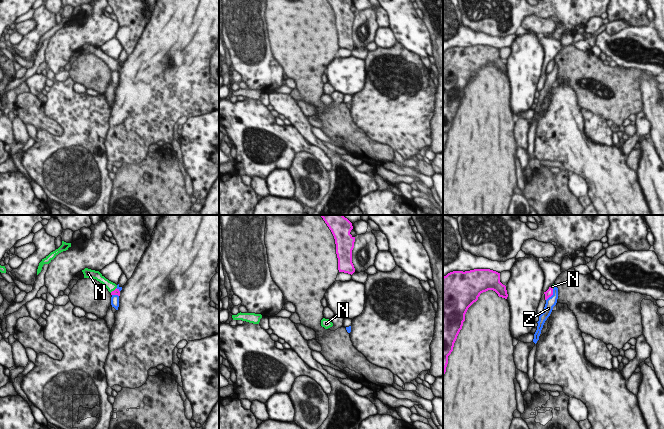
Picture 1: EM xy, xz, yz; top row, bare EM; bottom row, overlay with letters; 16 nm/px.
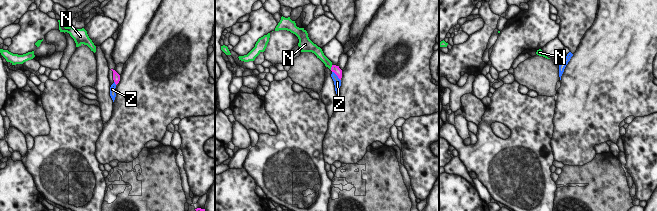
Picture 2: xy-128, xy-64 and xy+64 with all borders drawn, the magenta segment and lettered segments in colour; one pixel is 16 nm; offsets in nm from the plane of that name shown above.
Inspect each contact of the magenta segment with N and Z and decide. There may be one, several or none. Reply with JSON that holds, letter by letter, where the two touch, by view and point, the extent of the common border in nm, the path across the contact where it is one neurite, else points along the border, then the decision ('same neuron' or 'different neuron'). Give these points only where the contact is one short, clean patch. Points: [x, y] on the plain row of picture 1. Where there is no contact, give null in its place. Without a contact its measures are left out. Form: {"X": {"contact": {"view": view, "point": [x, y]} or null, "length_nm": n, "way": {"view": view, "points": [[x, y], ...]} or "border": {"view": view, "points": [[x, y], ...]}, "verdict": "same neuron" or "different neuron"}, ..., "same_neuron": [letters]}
{"N": {"contact": {"view": "xy", "point": [114, 66]}, "length_nm": 140, "way": {"view": "xy", "points": [[116, 68], [114, 66], [111, 62]]}, "verdict": "same neuron"}, "Z": {"contact": {"view": "yz", "point": [551, 71]}, "length_nm": 220, "border": {"view": "yz", "points": [[553, 65], [553, 69], [546, 76]]}, "verdict": "different neuron"}, "same_neuron": ["N"]}

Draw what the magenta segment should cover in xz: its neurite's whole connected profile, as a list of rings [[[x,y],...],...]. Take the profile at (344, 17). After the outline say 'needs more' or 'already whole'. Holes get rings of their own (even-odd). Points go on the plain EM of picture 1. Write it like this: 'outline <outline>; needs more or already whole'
outline [[[327,0],[327,2],[335,15],[339,48],[352,51],[355,48],[352,39],[352,26],[354,24],[355,13],[350,10],[353,5],[352,0]]]; already whole

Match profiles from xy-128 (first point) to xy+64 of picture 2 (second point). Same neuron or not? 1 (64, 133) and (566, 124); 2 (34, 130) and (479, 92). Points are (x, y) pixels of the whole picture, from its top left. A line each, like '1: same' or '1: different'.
1: different
2: different

